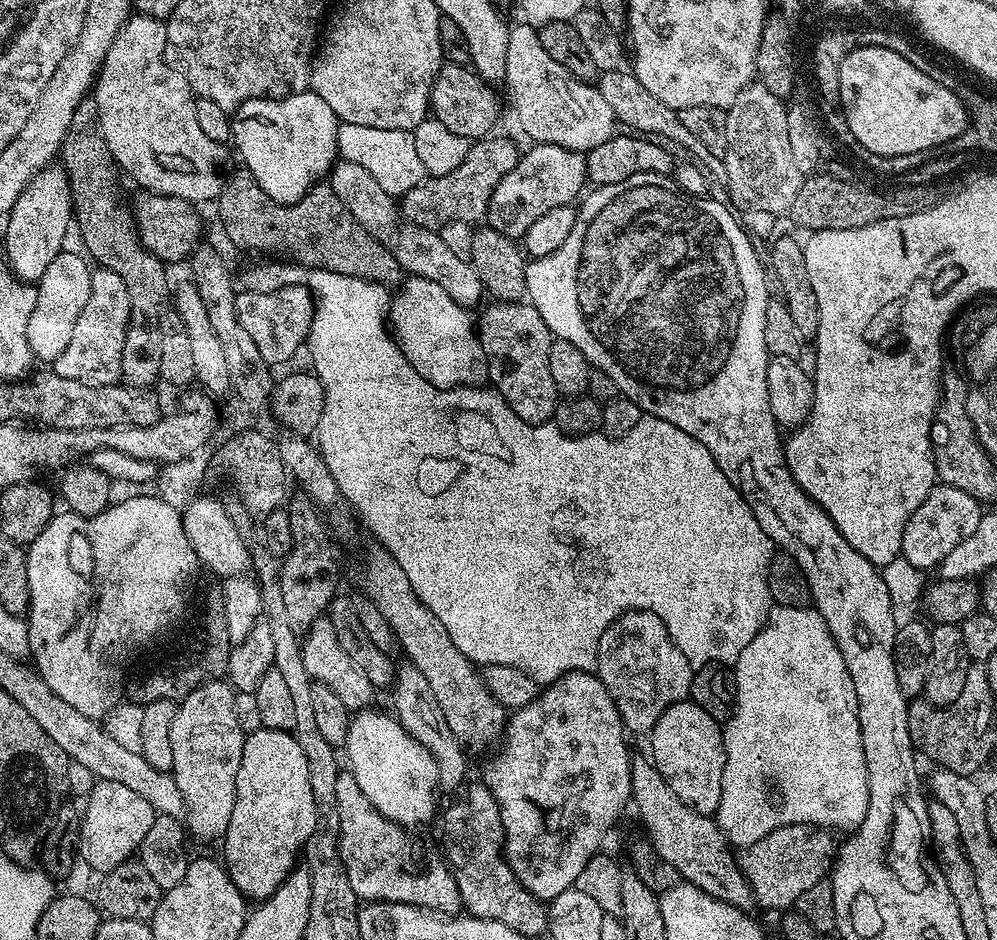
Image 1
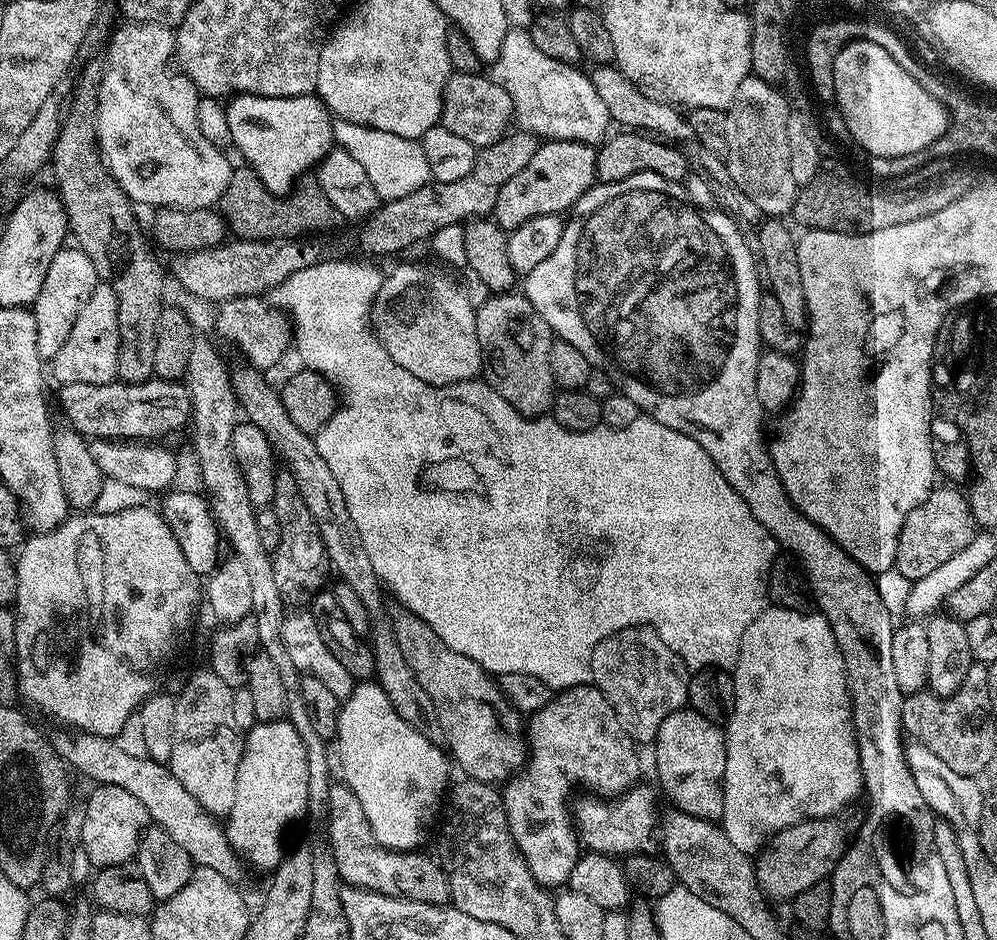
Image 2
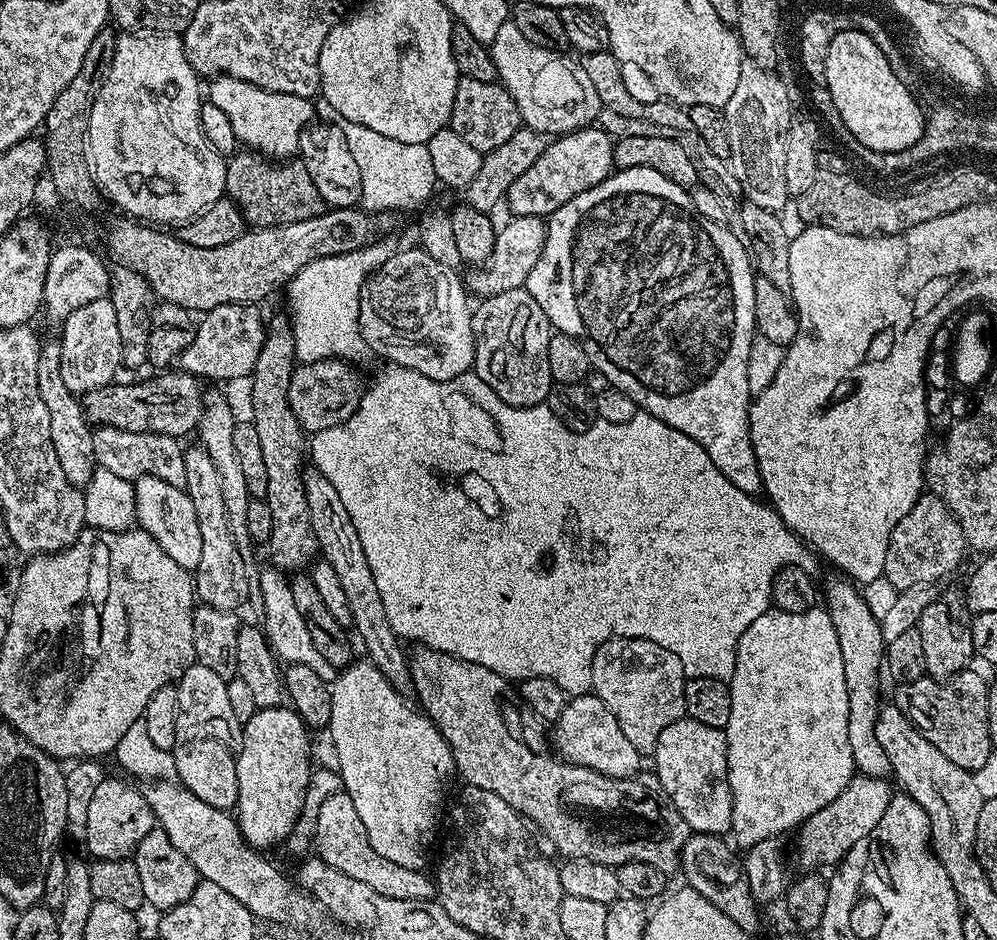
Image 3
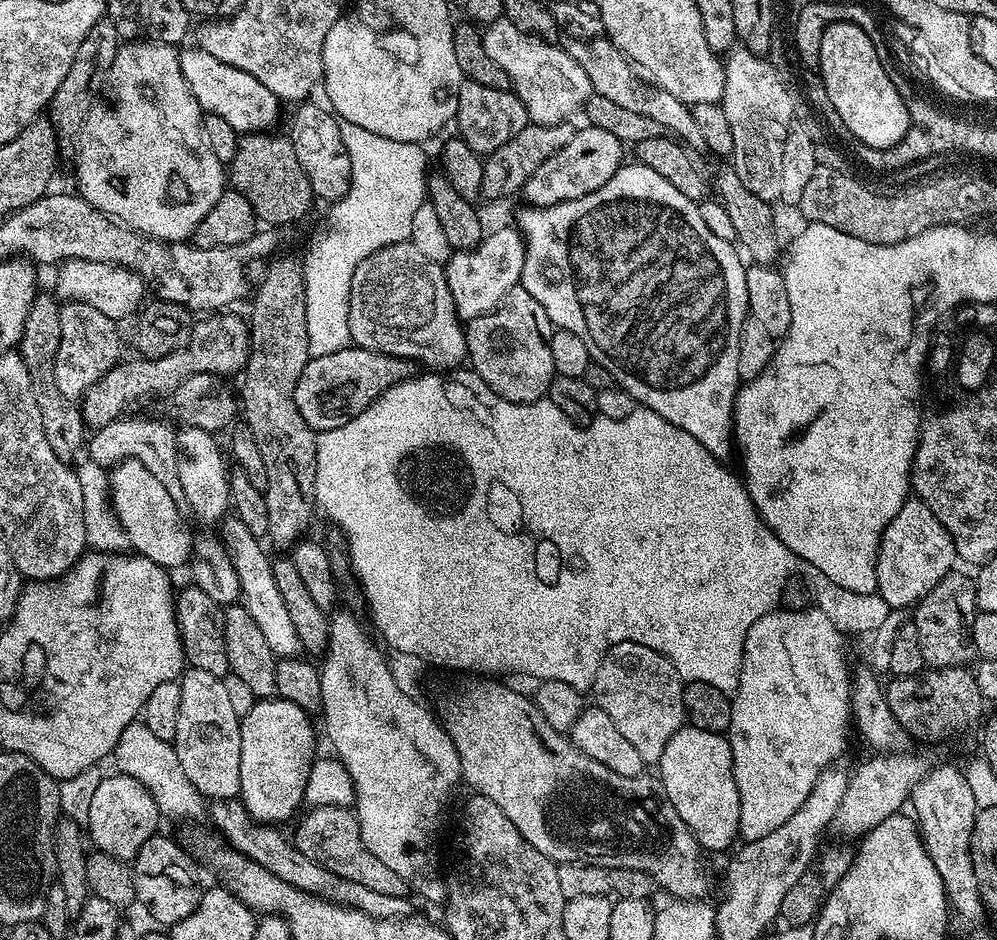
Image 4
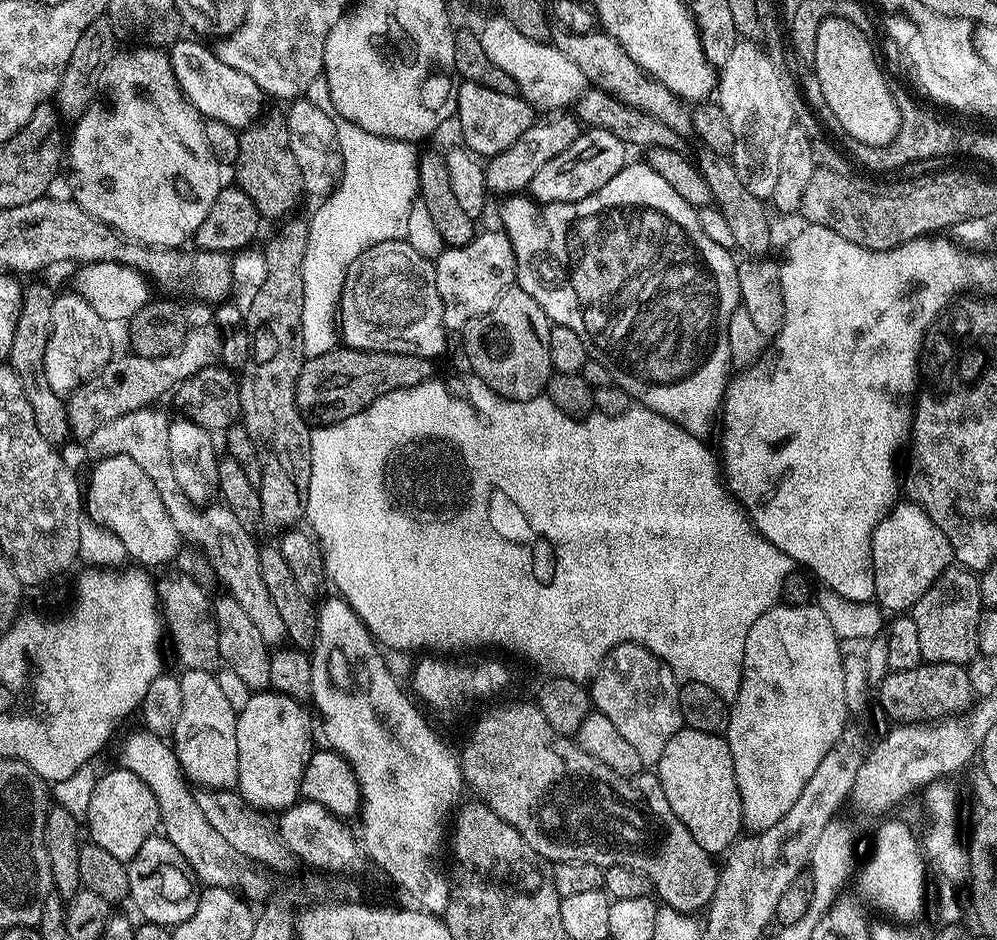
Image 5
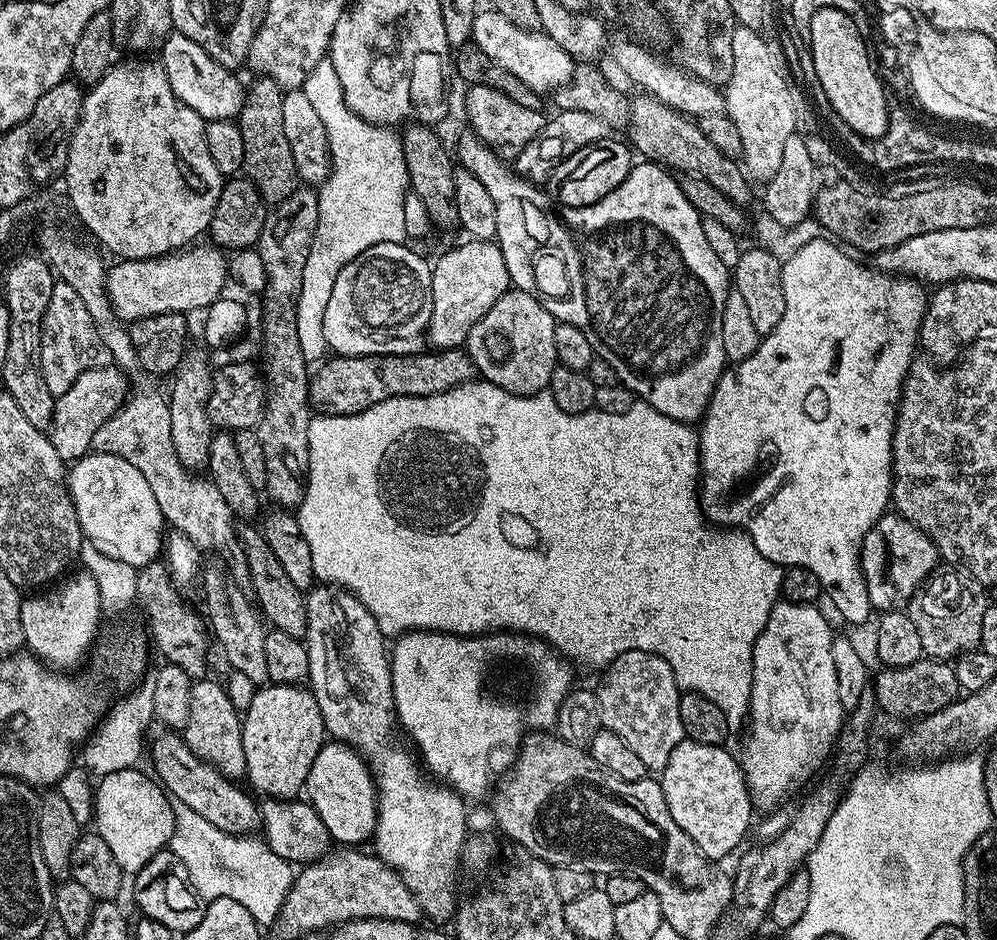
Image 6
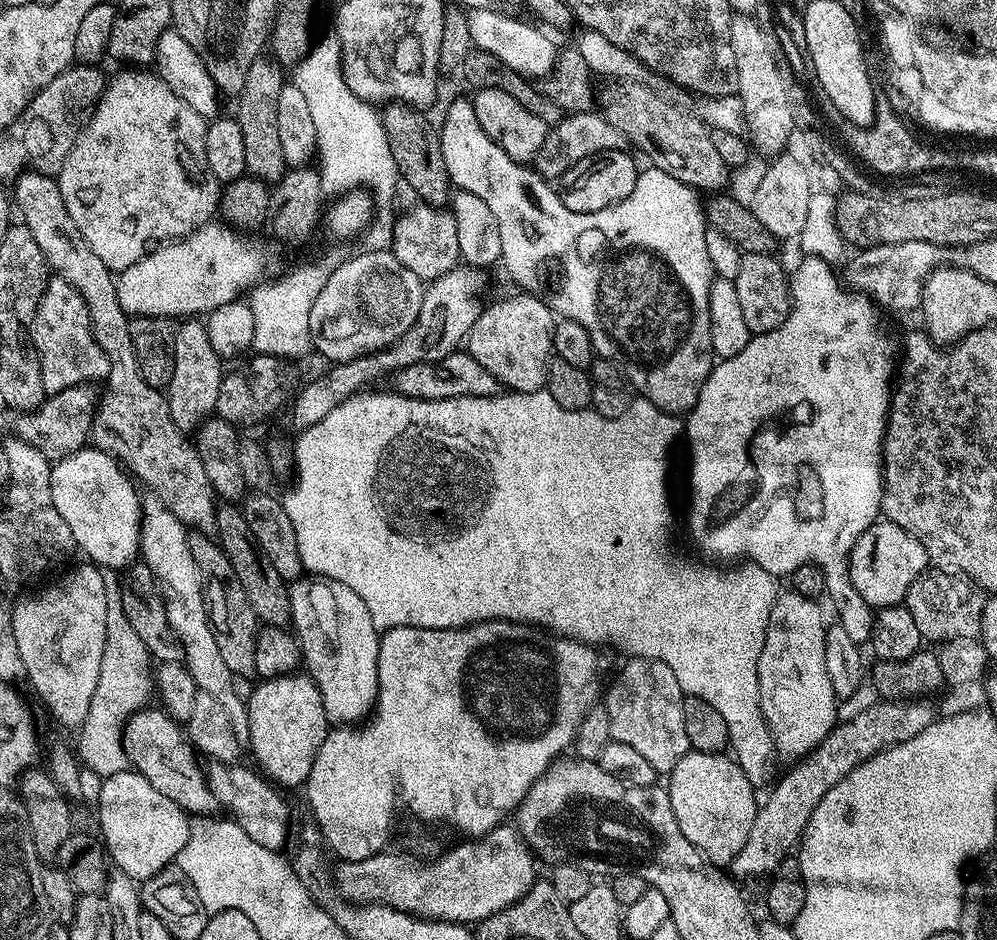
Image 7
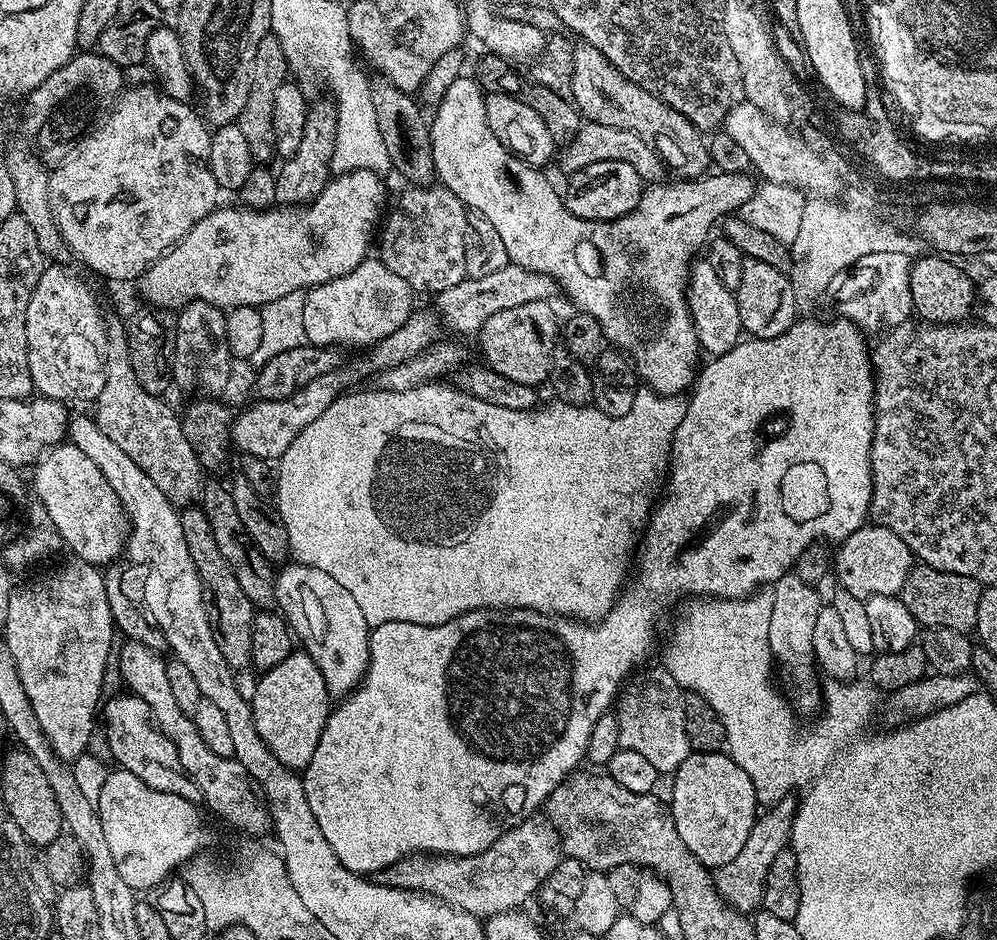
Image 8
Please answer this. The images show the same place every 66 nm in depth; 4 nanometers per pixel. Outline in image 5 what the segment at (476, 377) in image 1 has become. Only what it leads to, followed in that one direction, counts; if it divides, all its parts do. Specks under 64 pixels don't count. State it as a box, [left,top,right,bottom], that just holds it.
[338,239,449,361]

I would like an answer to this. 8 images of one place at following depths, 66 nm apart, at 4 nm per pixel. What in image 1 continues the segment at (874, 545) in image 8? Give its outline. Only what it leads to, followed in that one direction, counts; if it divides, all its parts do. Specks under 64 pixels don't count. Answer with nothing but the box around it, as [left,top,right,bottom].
[900,483,981,570]

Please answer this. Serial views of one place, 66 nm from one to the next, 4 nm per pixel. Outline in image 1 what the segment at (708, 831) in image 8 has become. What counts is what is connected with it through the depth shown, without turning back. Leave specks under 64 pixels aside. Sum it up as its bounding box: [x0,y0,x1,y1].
[650,698,726,816]

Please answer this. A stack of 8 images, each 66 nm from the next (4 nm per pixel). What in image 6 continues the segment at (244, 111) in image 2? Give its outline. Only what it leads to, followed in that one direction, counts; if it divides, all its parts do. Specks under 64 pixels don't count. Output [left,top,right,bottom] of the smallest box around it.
[158,31,245,122]

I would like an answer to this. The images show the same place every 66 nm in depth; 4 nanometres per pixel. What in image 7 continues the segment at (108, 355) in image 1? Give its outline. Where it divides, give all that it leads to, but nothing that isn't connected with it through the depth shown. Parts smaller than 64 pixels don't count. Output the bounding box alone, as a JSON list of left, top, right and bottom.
[30,275,110,393]

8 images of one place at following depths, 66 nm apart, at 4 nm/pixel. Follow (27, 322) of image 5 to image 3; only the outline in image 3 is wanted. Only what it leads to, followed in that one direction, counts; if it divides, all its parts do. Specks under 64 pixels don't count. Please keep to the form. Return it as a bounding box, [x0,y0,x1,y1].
[38,343,97,489]

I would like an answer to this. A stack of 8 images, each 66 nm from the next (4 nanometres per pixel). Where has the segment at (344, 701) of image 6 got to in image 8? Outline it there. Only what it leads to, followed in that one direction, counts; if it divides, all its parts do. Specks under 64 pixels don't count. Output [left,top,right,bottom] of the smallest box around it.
[276,562,370,698]

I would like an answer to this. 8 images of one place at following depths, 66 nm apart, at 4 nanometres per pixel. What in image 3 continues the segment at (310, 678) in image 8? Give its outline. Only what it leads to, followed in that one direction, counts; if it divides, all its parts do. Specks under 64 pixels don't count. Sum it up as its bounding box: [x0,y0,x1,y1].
[234,706,314,850]

